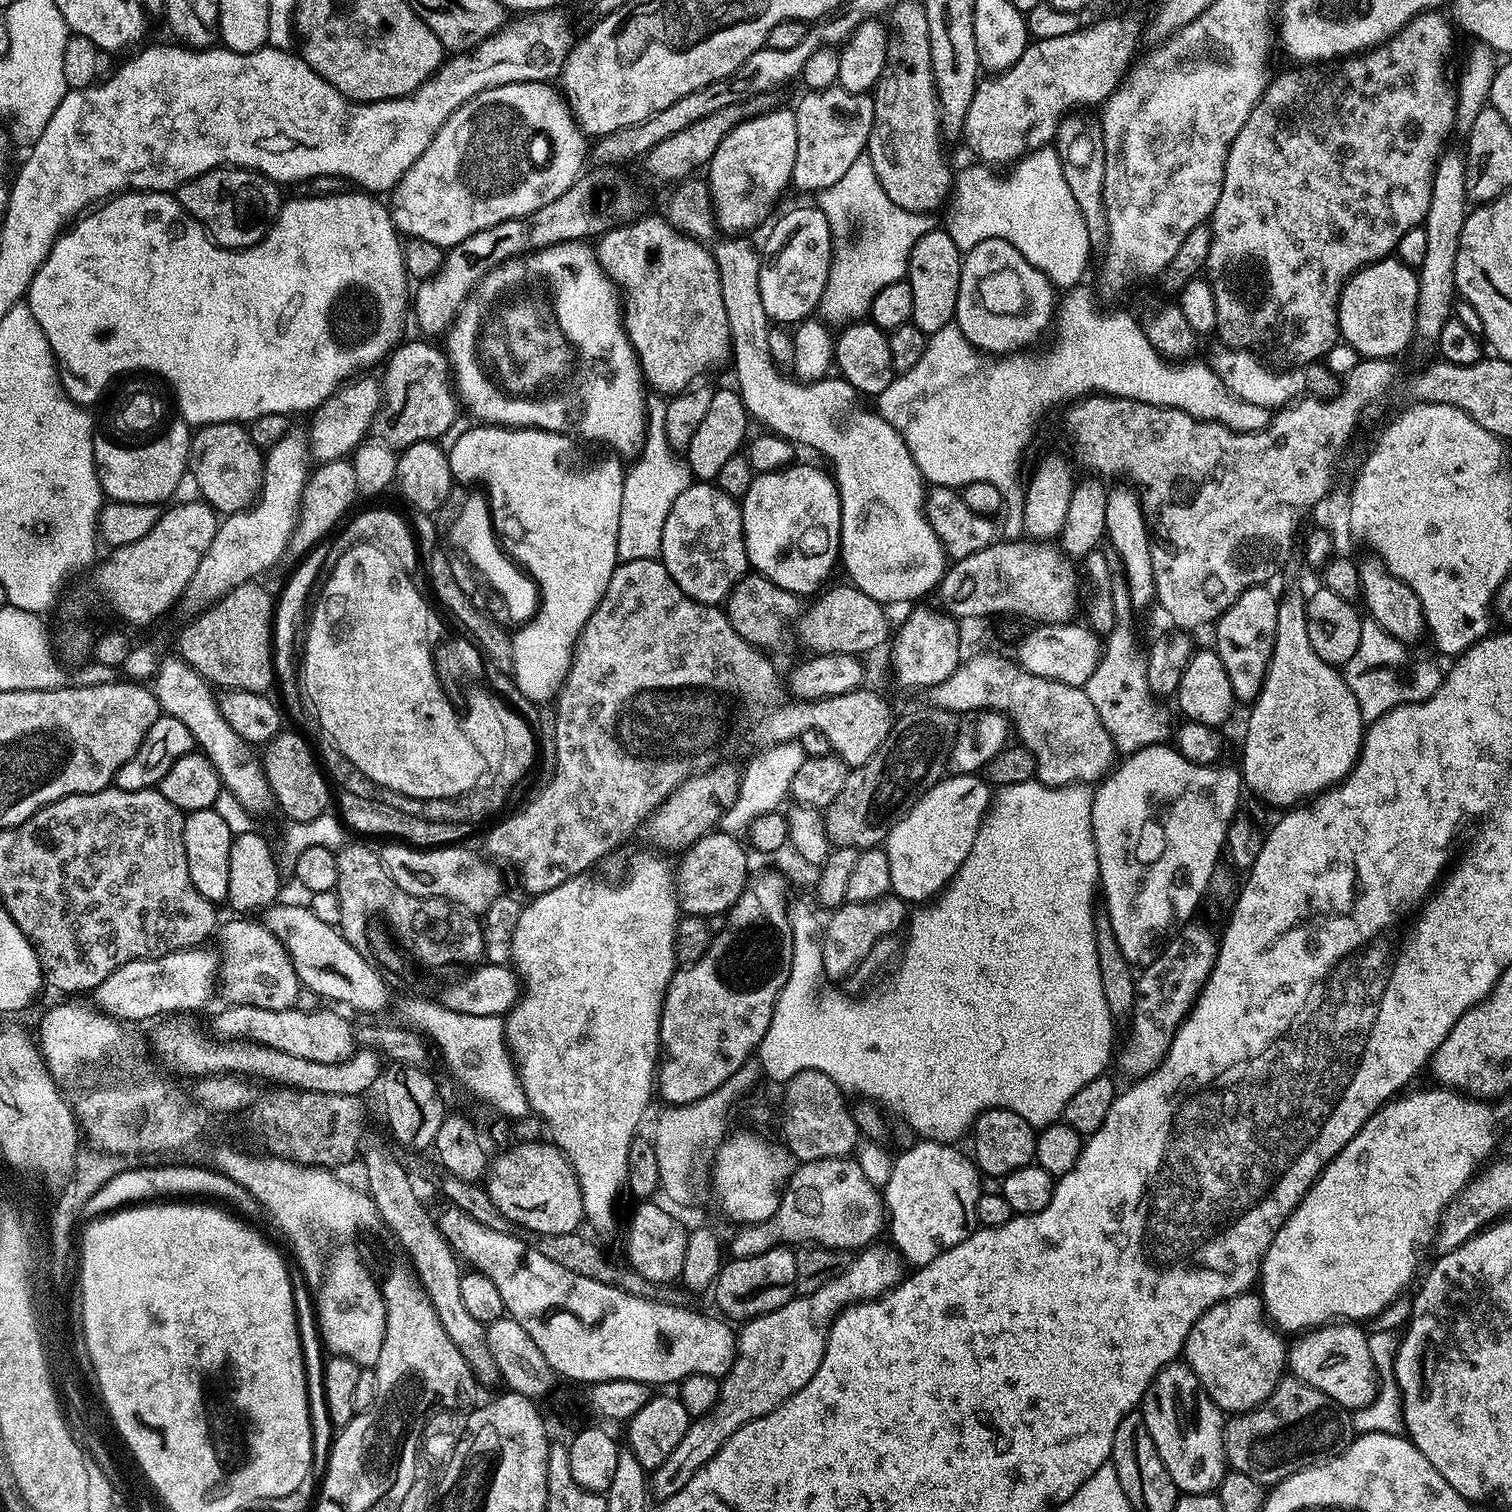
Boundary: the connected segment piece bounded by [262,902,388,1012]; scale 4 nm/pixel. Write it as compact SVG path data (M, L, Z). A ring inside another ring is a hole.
M277 902L263 913L262 922L280 939L290 954L294 970L307 991L325 1001L345 1004L356 1012L380 1012L387 1006L388 988L384 985L385 977L377 971L373 961L358 954L358 950L354 950L339 927L321 922L311 907Z

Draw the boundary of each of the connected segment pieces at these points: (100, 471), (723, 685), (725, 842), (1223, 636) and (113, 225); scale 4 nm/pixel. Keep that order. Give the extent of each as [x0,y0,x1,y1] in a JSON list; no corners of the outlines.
[[92,424,192,505],[484,559,894,897],[676,830,748,918],[1214,586,1277,701],[26,190,410,426]]

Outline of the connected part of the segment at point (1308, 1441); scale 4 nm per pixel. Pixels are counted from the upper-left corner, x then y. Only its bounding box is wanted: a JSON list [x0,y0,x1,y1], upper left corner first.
[1224,1374,1354,1486]

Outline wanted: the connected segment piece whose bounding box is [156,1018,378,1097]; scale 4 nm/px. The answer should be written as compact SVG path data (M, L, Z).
M168 1018L163 1021L164 1029L156 1036L156 1046L166 1059L172 1060L173 1069L181 1068L182 1071L192 1075L192 1078L203 1078L205 1076L214 1076L221 1072L238 1072L241 1074L251 1074L253 1077L260 1077L266 1080L274 1080L277 1085L288 1087L289 1089L300 1089L306 1092L329 1092L334 1095L350 1095L359 1097L366 1091L372 1083L377 1083L378 1072L376 1076L377 1053L368 1048L360 1048L353 1051L350 1057L350 1063L344 1062L331 1064L330 1062L314 1062L306 1058L298 1058L294 1054L286 1054L282 1050L262 1047L260 1044L251 1042L219 1042L209 1035L199 1036L196 1028L191 1024L188 1018Z

